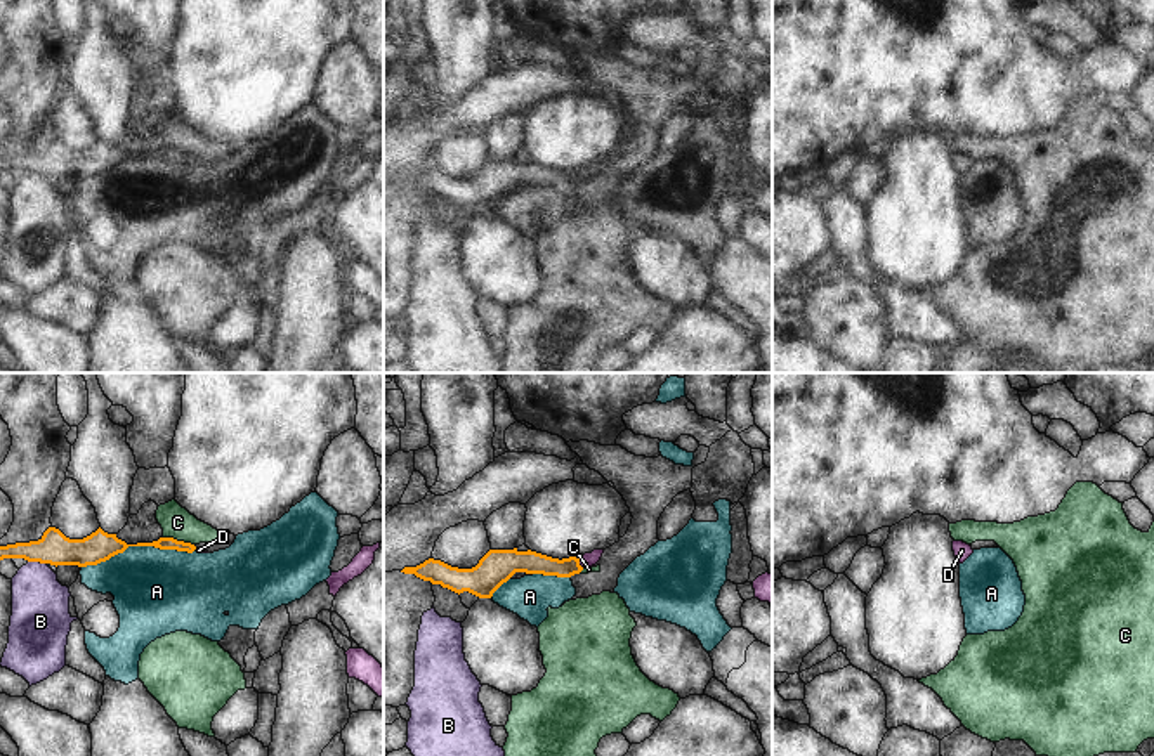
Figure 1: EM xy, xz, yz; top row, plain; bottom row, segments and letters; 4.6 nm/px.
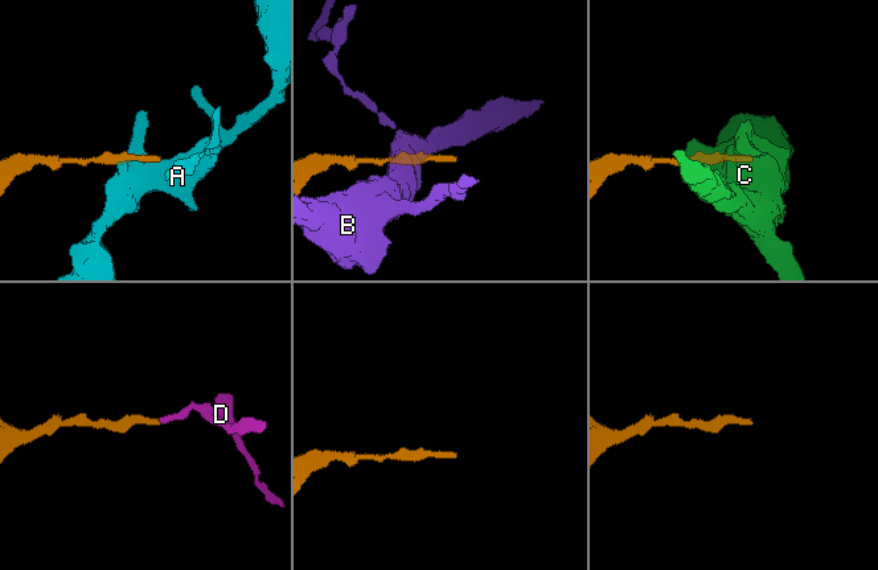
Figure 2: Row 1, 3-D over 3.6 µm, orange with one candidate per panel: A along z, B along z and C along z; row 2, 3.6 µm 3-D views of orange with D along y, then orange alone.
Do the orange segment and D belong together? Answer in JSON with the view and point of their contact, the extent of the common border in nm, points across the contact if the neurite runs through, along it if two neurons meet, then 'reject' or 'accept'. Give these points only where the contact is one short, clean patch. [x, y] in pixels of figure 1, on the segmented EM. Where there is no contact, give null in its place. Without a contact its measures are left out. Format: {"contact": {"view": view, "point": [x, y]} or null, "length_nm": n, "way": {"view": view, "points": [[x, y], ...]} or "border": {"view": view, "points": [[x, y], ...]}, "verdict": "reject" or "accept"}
{"contact": {"view": "xz", "point": [578, 564]}, "length_nm": 50, "way": {"view": "xz", "points": [[530, 562], [545, 566], [578, 564], [589, 559]]}, "verdict": "accept"}

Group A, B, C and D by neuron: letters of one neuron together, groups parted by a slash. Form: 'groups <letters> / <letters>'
groups A / B / C / D

